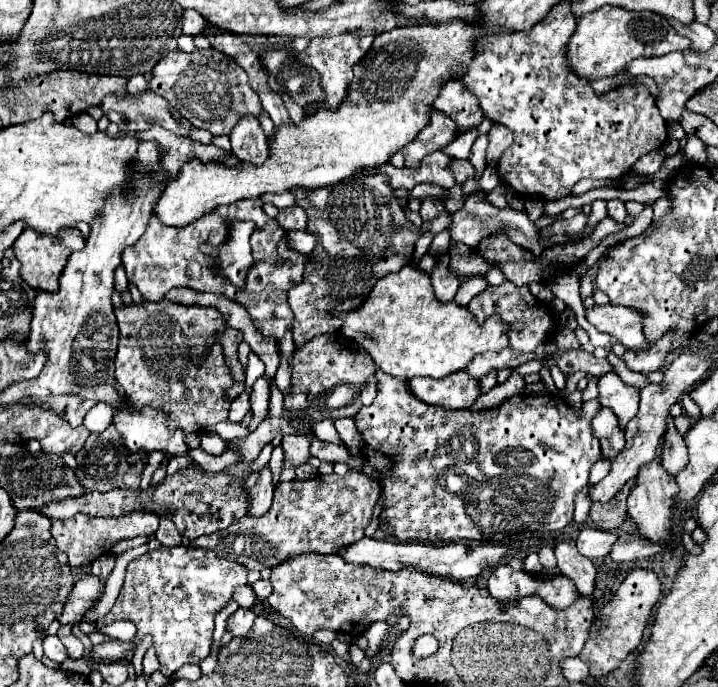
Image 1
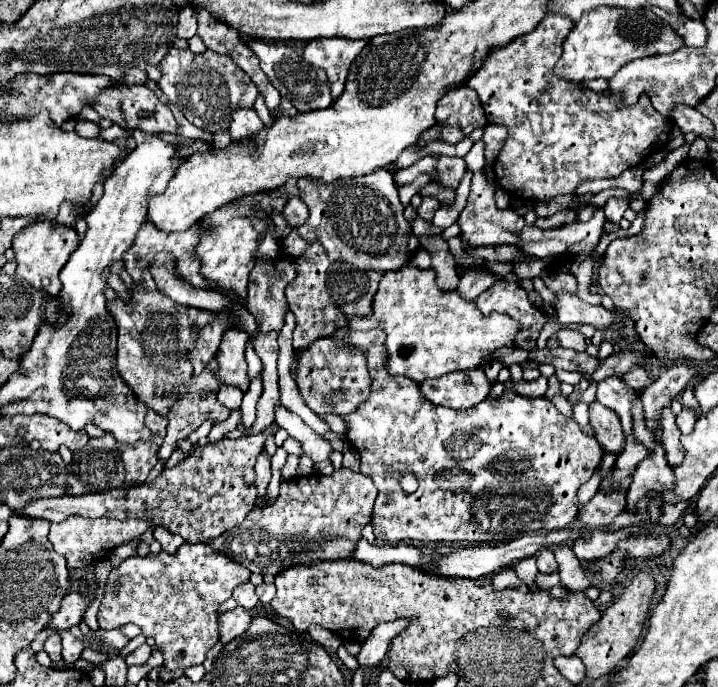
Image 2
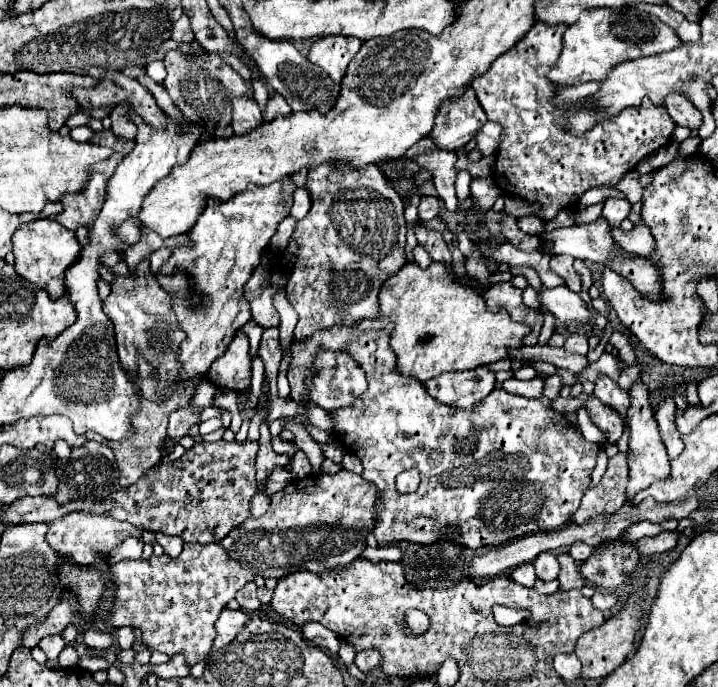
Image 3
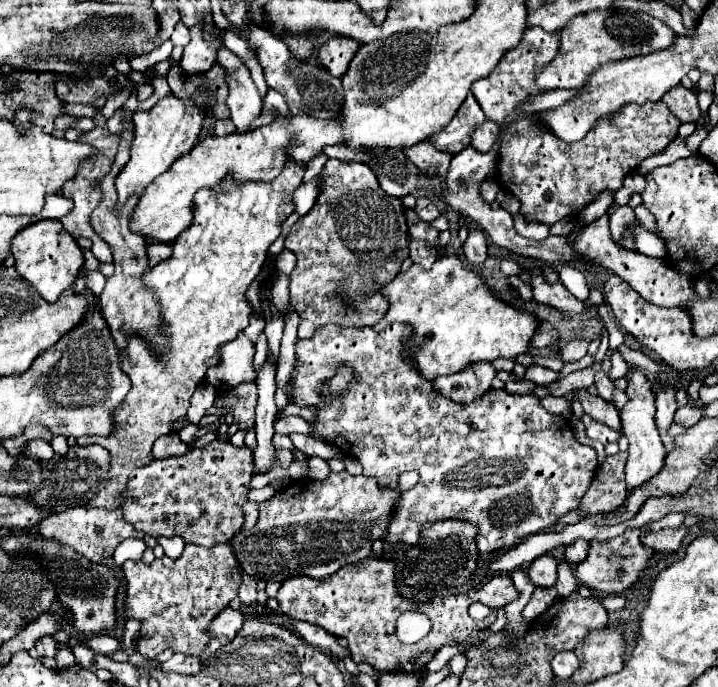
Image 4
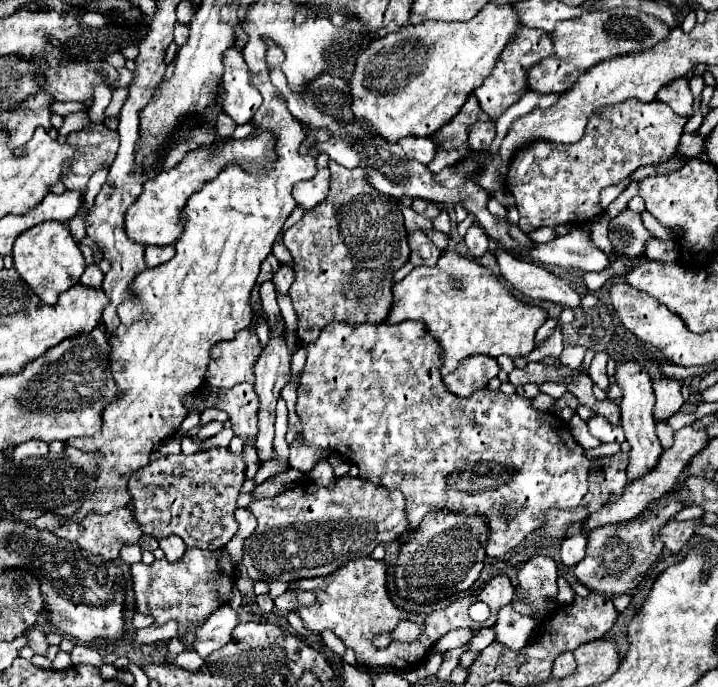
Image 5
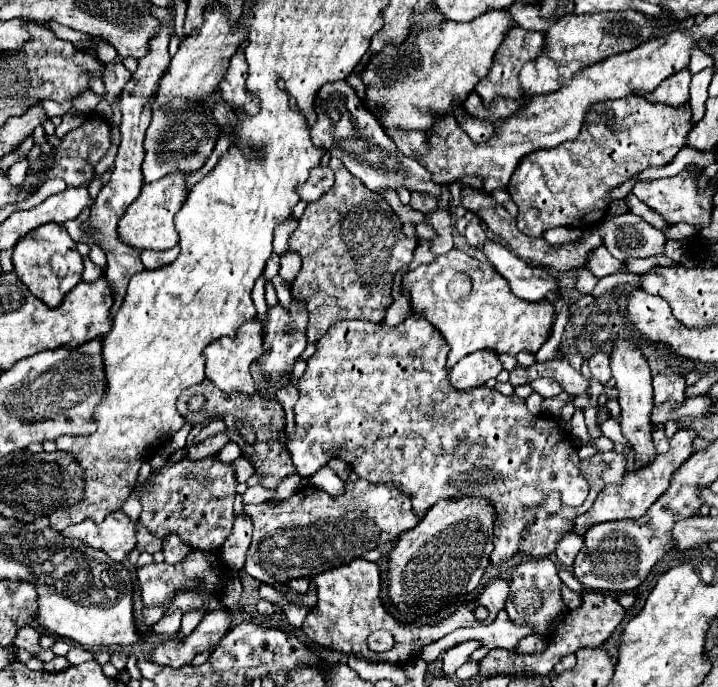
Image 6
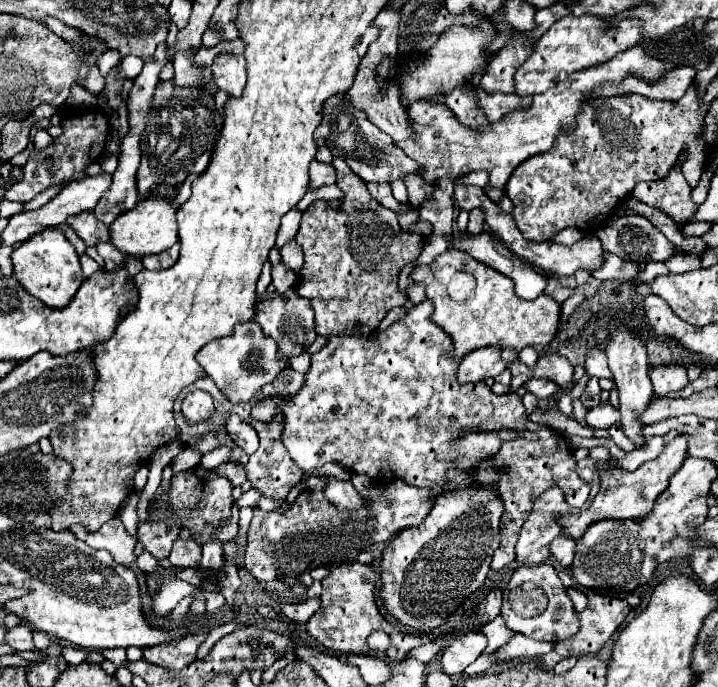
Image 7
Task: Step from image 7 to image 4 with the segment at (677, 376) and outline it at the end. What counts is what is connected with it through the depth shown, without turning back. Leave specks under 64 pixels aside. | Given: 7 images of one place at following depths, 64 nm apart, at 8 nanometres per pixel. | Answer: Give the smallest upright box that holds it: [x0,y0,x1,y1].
[656,388,678,450]

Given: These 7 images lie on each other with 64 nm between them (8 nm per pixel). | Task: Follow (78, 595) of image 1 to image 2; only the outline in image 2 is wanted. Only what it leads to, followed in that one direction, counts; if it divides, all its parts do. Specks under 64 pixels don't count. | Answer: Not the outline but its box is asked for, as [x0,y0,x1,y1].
[48,592,86,632]

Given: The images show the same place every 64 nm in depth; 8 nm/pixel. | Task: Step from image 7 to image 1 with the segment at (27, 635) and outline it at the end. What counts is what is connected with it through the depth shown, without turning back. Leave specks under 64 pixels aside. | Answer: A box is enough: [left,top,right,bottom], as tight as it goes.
[44,636,68,664]

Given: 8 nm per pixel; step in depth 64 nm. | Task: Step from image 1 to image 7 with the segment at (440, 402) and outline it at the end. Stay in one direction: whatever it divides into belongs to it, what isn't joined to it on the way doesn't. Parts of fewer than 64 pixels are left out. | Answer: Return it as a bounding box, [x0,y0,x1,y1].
[458,348,506,382]

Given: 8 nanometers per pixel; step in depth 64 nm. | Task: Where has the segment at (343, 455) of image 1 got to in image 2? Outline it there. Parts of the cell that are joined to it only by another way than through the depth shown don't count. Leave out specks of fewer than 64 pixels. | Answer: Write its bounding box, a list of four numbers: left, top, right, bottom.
[276,404,332,464]

